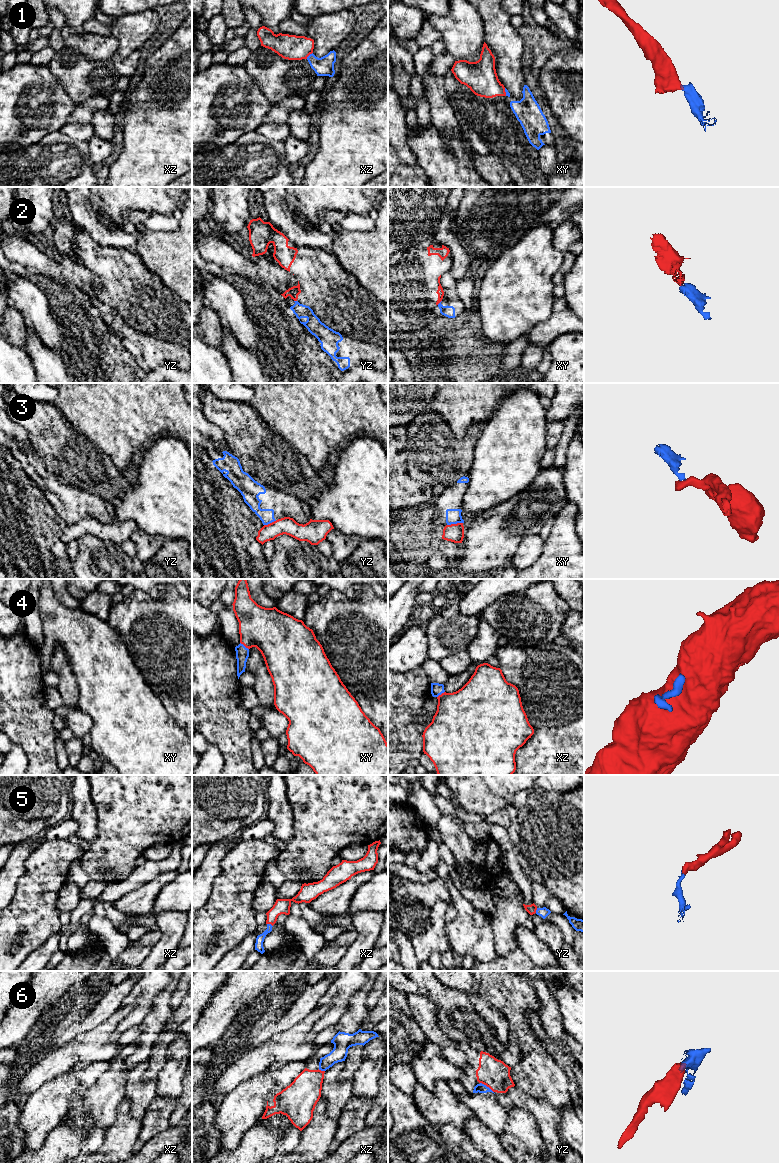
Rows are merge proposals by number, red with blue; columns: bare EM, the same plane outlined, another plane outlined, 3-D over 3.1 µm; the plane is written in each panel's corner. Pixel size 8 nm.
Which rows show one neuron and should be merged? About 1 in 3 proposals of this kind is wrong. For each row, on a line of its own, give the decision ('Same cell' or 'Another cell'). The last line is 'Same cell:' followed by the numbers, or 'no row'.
1: Another cell
2: Another cell
3: Another cell
4: Same cell
5: Same cell
6: Another cell
Same cell: 4, 5

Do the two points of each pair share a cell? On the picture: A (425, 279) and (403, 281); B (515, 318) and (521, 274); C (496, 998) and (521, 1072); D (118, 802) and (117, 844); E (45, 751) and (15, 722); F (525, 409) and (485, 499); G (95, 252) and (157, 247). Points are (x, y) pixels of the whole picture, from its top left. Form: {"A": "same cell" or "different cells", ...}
{"A": "same cell", "B": "same cell", "C": "same cell", "D": "same cell", "E": "same cell", "F": "same cell", "G": "different cells"}

